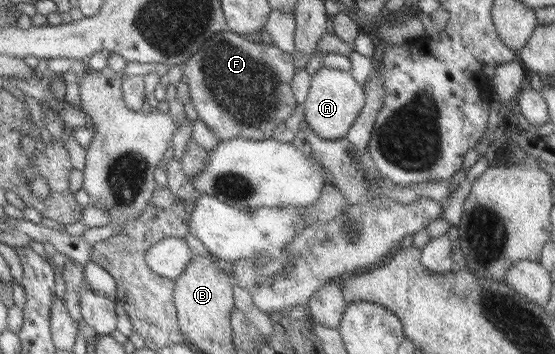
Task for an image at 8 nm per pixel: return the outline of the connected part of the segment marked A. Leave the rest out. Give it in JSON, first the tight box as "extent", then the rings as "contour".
{"extent":[301,68,363,141],"contour":[[[320,68],[311,76],[306,100],[301,104],[303,121],[319,139],[333,141],[342,138],[362,109],[363,86],[359,86],[348,71]]]}

